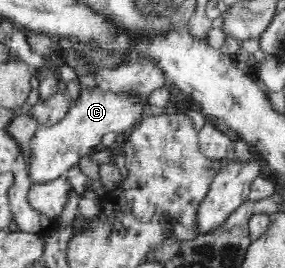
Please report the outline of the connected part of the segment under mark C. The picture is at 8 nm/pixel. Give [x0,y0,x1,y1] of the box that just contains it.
[28,83,146,185]

